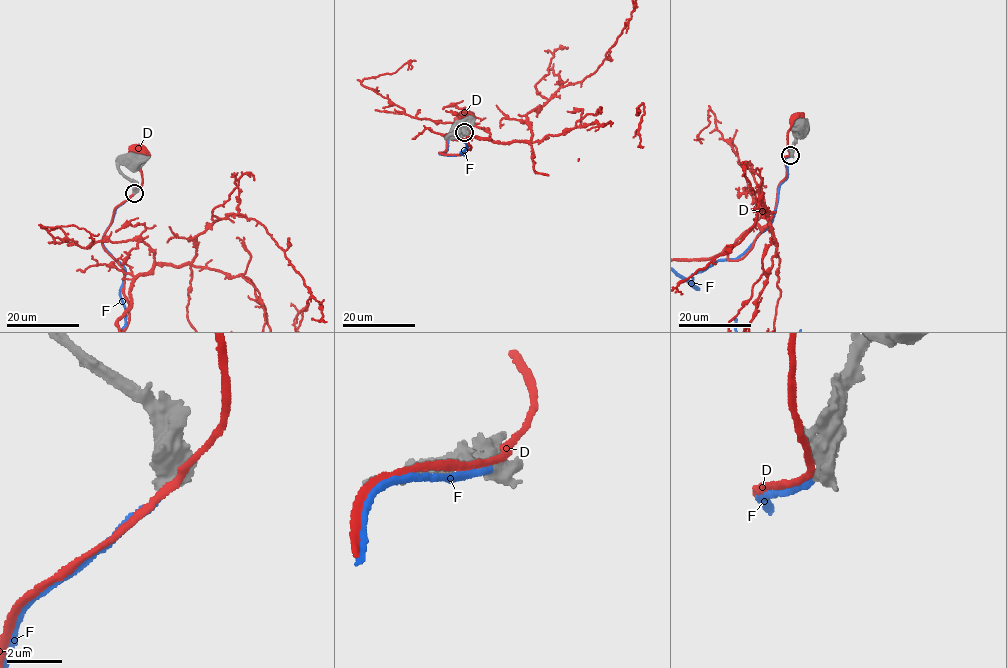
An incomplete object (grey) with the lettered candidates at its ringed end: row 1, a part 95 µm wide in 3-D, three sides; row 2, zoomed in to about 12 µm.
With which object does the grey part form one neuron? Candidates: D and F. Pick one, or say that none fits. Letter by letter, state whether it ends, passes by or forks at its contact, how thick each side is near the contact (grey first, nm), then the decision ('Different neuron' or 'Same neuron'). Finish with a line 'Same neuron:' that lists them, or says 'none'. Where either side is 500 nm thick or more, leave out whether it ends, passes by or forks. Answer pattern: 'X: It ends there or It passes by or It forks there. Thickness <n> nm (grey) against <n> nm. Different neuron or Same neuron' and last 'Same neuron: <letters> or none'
D: Thickness 700 nm (grey) against 240 nm. Different neuron
F: Thickness 650 nm (grey) against 240 nm. Same neuron
Same neuron: F

